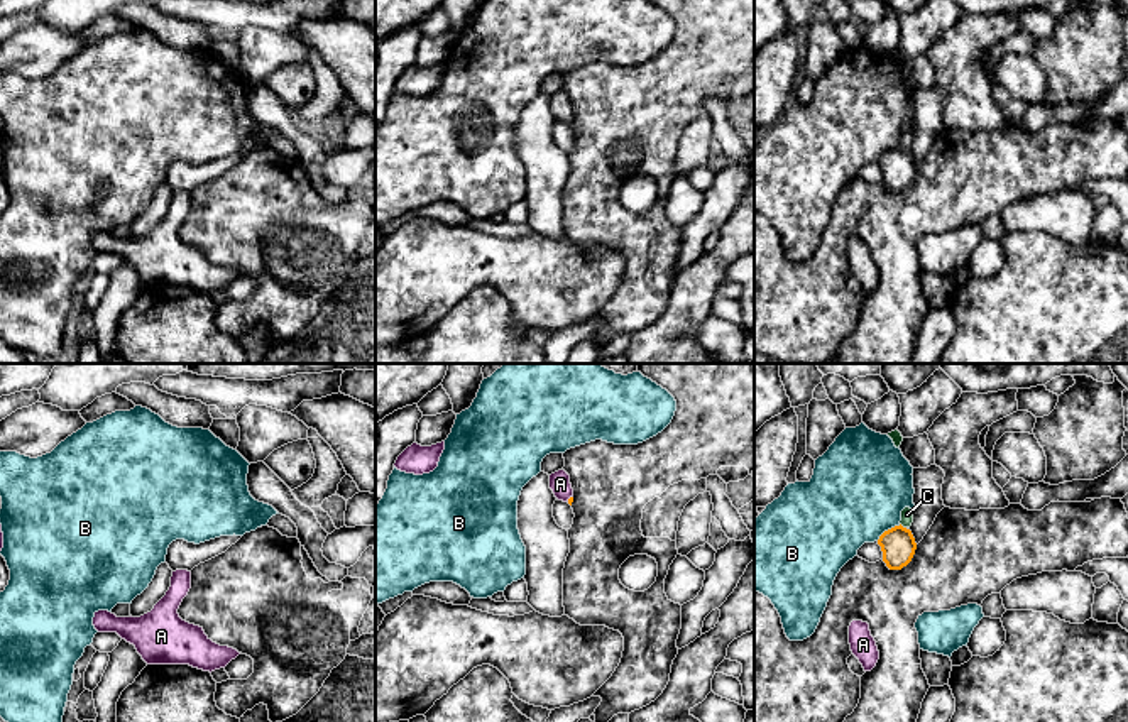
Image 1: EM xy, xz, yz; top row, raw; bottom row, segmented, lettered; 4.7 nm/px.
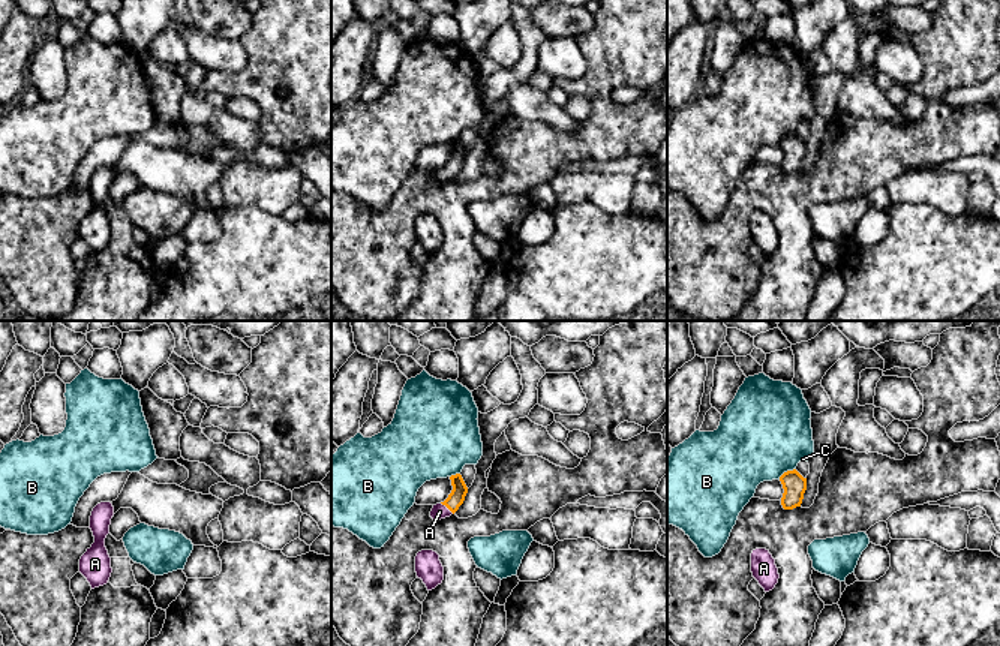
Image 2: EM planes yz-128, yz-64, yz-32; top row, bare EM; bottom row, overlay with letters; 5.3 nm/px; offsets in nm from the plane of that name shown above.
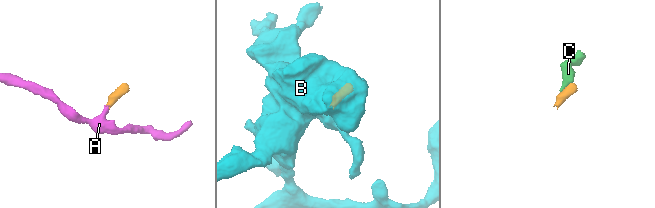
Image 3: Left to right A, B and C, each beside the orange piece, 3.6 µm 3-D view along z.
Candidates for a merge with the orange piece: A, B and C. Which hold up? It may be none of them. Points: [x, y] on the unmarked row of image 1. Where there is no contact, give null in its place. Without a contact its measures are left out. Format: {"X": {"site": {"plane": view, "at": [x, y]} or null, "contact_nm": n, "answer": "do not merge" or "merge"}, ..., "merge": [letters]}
{"A": {"site": {"plane": "xz", "at": [569, 120]}, "contact_nm": 40, "answer": "merge"}, "B": {"site": {"plane": "yz", "at": [888, 151]}, "contact_nm": 140, "answer": "do not merge"}, "C": {"site": {"plane": "yz", "at": [902, 147]}, "contact_nm": 40, "answer": "do not merge"}, "merge": ["A"]}

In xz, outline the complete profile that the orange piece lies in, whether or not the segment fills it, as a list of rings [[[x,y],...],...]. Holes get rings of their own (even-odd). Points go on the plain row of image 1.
[[[558,91],[550,96],[550,110],[553,112],[558,122],[573,123],[573,110],[570,105],[570,96],[565,91]]]

